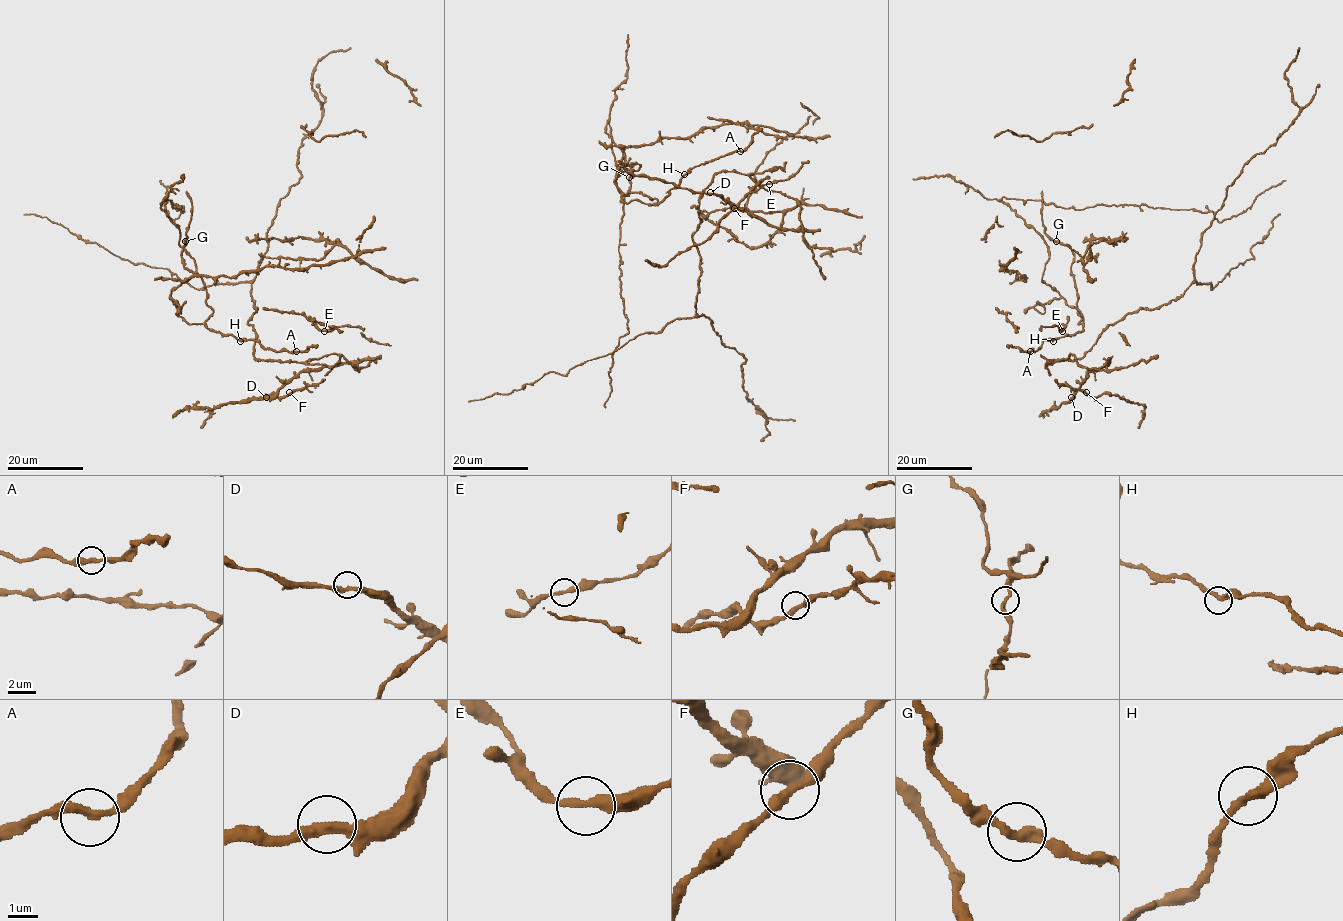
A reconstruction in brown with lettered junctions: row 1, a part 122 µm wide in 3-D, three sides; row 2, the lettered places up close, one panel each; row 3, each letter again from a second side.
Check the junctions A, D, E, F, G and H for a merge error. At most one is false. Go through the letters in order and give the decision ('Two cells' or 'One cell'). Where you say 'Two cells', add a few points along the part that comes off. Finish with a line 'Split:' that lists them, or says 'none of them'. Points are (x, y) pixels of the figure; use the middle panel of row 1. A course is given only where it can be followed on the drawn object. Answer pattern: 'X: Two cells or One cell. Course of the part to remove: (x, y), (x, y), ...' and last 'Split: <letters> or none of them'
A: One cell
D: One cell
E: One cell
F: One cell
G: One cell
H: One cell
Split: none of them

